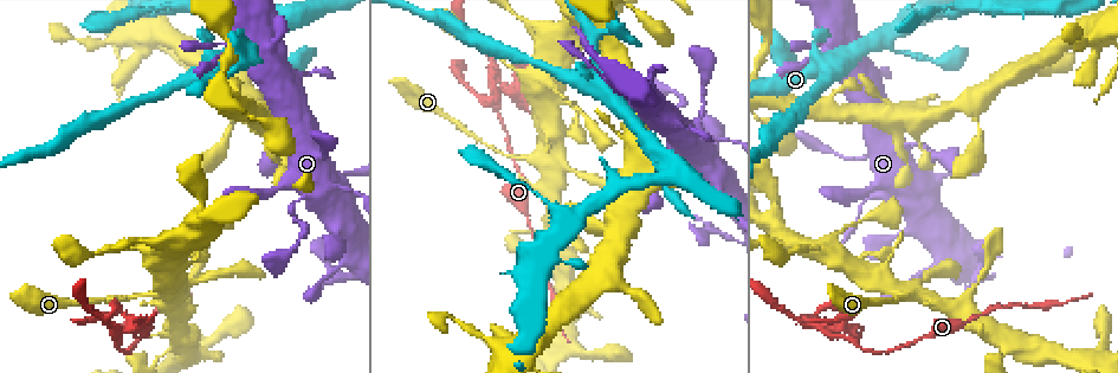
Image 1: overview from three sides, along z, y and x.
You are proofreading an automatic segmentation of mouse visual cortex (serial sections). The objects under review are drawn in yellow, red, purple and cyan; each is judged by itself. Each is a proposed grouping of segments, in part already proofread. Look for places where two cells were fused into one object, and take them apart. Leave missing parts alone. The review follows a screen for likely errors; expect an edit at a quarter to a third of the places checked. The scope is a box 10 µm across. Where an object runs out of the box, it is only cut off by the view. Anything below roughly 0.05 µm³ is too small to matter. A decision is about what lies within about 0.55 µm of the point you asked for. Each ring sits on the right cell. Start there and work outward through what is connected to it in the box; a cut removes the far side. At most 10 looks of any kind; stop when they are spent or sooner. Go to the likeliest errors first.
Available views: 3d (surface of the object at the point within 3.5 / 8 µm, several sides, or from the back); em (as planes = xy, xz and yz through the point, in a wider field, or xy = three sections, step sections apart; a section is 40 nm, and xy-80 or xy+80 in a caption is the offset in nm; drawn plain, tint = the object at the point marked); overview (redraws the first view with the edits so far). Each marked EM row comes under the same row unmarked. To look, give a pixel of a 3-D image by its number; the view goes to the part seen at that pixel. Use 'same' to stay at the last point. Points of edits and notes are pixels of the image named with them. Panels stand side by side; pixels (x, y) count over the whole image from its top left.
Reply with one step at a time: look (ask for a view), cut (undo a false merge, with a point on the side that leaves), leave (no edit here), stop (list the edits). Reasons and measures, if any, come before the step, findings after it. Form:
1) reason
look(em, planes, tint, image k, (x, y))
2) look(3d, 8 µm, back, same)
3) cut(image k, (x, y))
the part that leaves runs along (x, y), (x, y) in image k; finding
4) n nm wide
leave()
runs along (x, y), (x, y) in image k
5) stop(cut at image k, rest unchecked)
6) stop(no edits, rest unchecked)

sharp bend
look(3d, 3.5 µm, image 1, (338, 275))

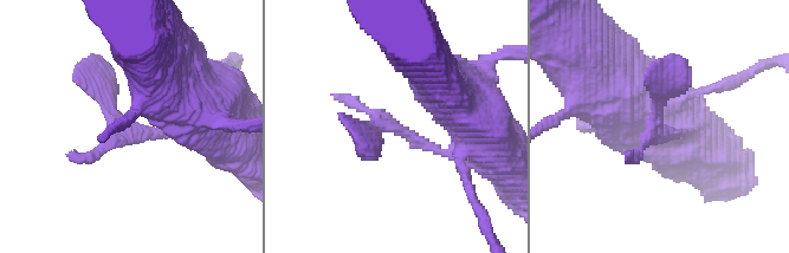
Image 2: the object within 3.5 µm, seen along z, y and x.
now the EM
look(em, xy, step 5, tint, image 2, (661, 129))

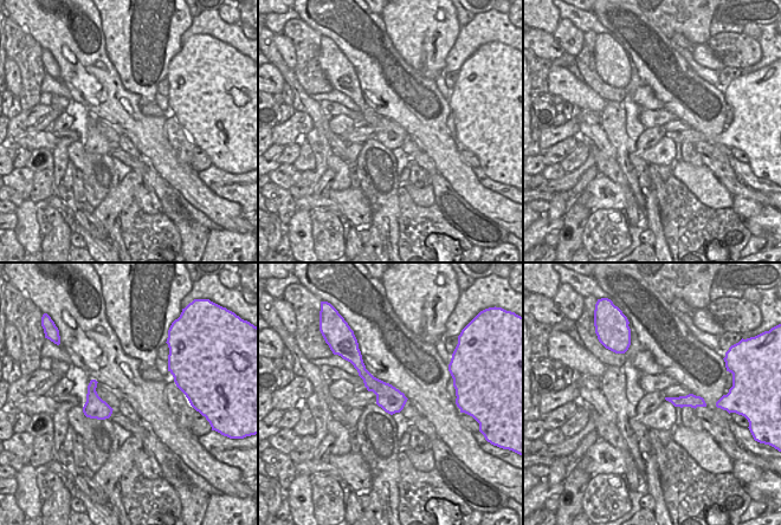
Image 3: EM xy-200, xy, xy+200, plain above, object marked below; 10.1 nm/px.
look(em, xy, step 1, tint, same)

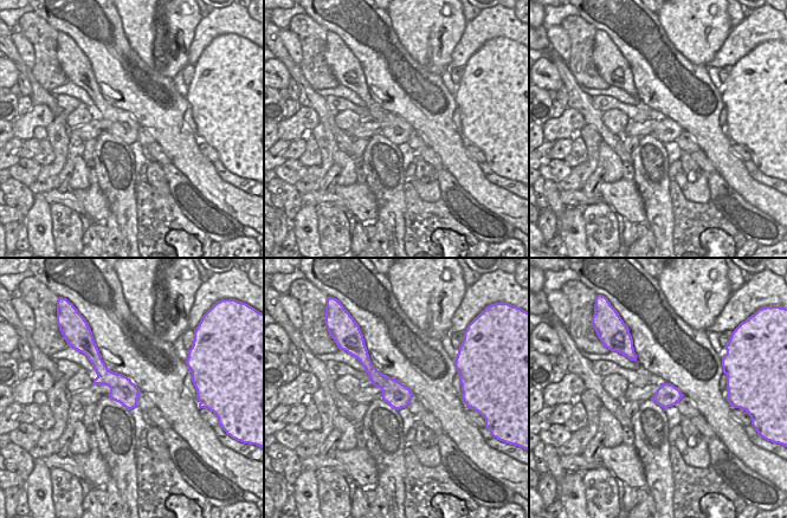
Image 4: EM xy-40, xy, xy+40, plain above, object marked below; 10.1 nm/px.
leave()
runs along (191, 131), (136, 135), (85, 77) in image 2; one cell here

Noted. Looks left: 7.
abrupt turn
look(3d, 3.5 µm, image 1, (544, 161))

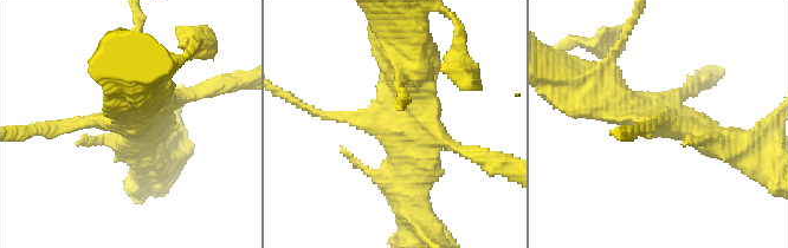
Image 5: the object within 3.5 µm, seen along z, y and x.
4 arms; arms of 150, 250, 400, 400 nm; shape alone is not enough
look(em, xy, step 3, tint, image 5, (390, 129))

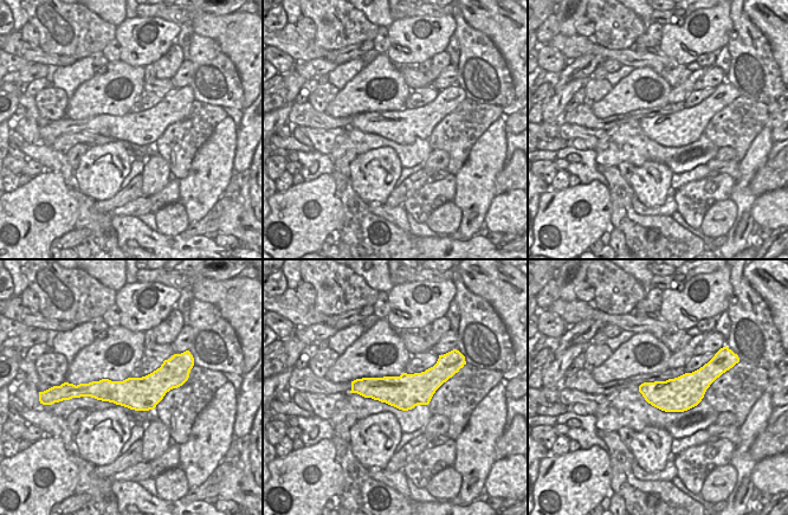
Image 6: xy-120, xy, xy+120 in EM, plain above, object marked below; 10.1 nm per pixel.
360 nm wide
leave()
runs along (179, 380), (81, 393) in image 6; one cell here

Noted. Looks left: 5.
calibre changes
look(em, xy, step 2, tint, image 1, (721, 140))

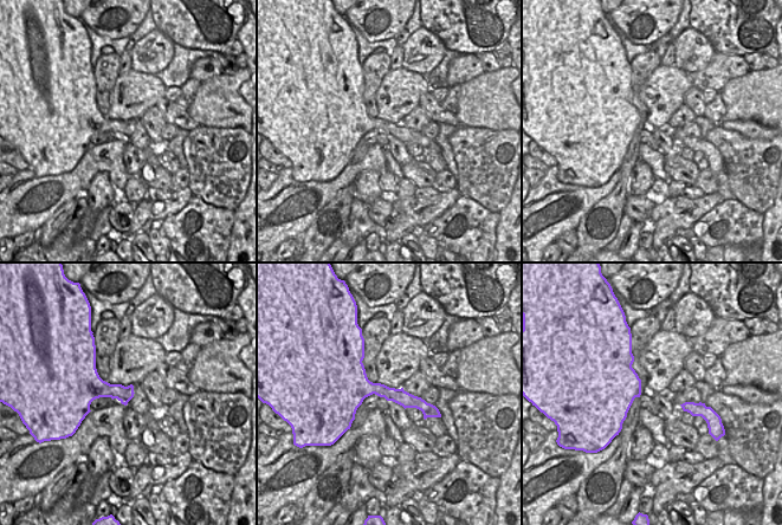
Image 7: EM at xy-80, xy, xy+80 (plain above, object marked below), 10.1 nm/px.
wider look
look(3d, 3.5 µm, same)

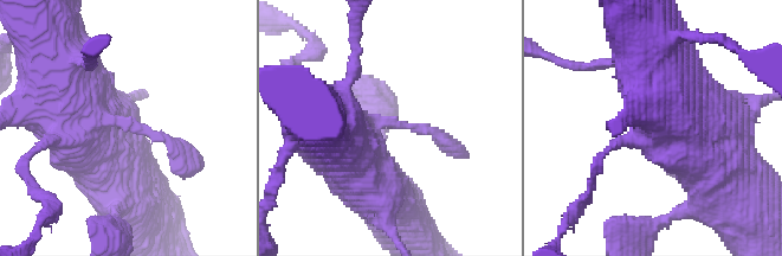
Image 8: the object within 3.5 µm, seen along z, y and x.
leave()
runs along (338, 388), (377, 388), (437, 414) in image 7; all the same cell

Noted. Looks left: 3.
sudden change in width
look(3d, 8 µm, image 1, (292, 252))

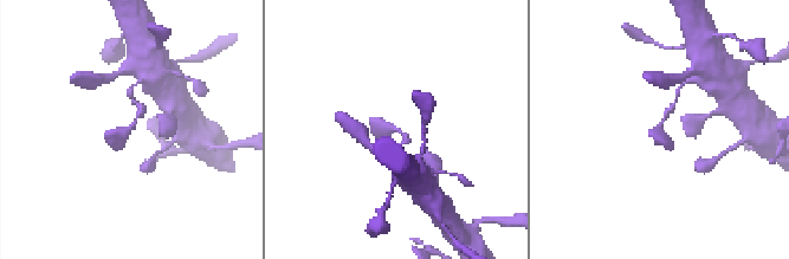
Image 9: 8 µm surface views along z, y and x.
need the tissue
look(em, planes, tint, same)

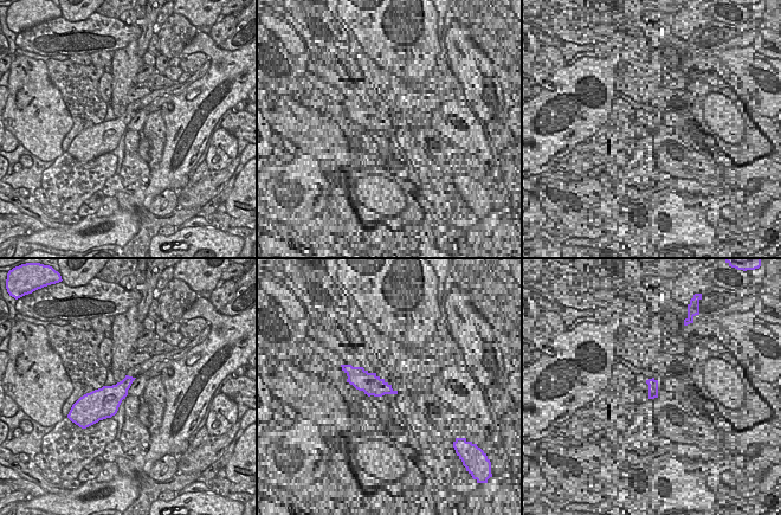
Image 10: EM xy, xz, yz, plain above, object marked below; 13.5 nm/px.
leave()
runs along (137, 104), (142, 112), (115, 150) in image 9; one cell here

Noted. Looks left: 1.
stop(no edits, rest unchecked)

